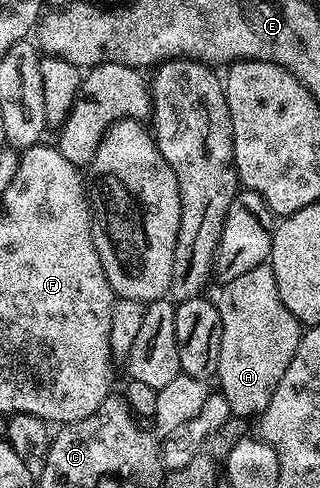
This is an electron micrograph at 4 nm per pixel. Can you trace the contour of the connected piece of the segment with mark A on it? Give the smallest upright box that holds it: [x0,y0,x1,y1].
[216,263,304,419]

